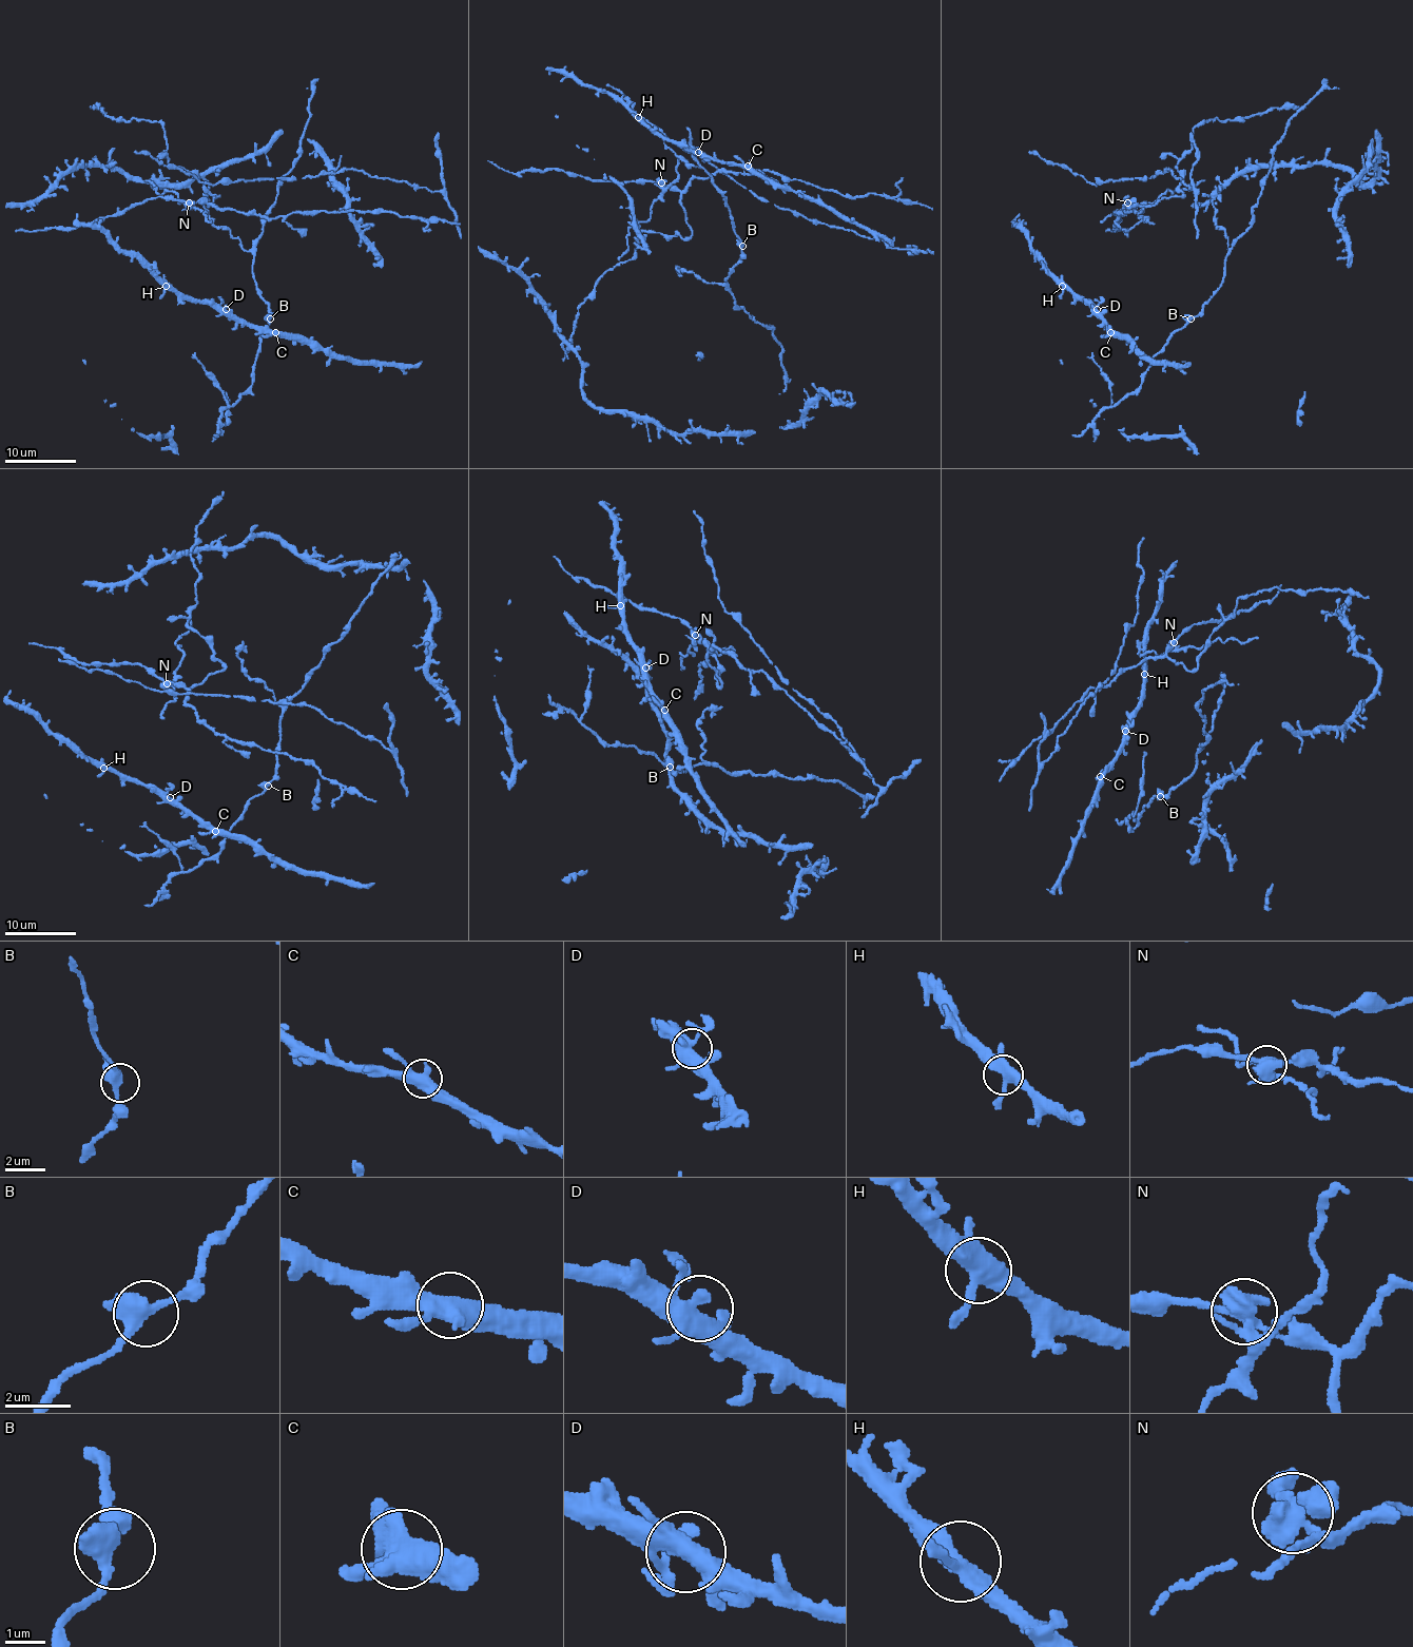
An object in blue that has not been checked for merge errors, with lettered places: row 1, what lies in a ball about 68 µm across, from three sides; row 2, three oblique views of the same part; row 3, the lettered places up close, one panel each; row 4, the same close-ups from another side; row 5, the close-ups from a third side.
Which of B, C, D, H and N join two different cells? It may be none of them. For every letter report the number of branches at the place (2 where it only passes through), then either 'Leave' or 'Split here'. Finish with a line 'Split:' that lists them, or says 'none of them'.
B: Branches: 3. Leave
C: Branches: 3. Leave
D: Branches: 4. Leave
H: Branches: 4. Leave
N: Branches: 4. Split here
Split: N

